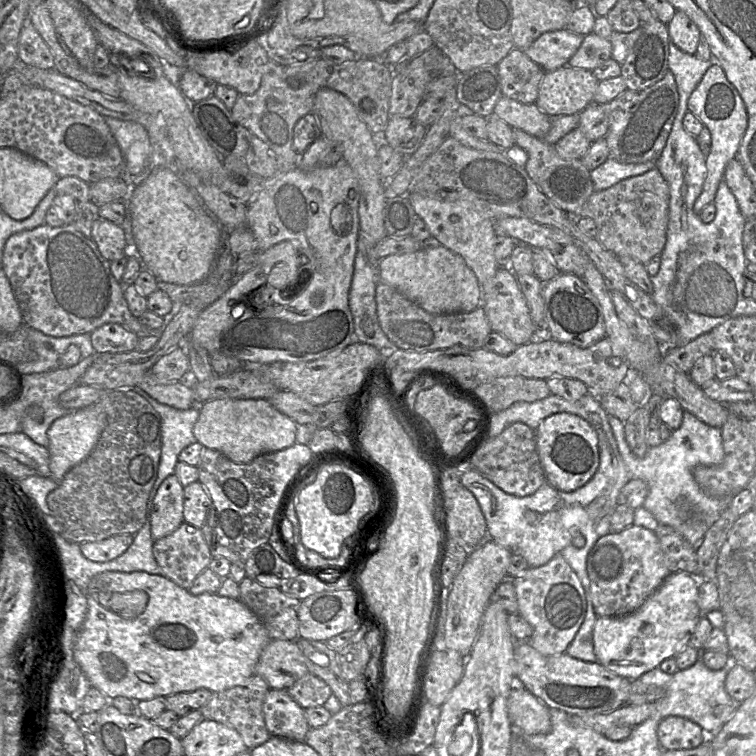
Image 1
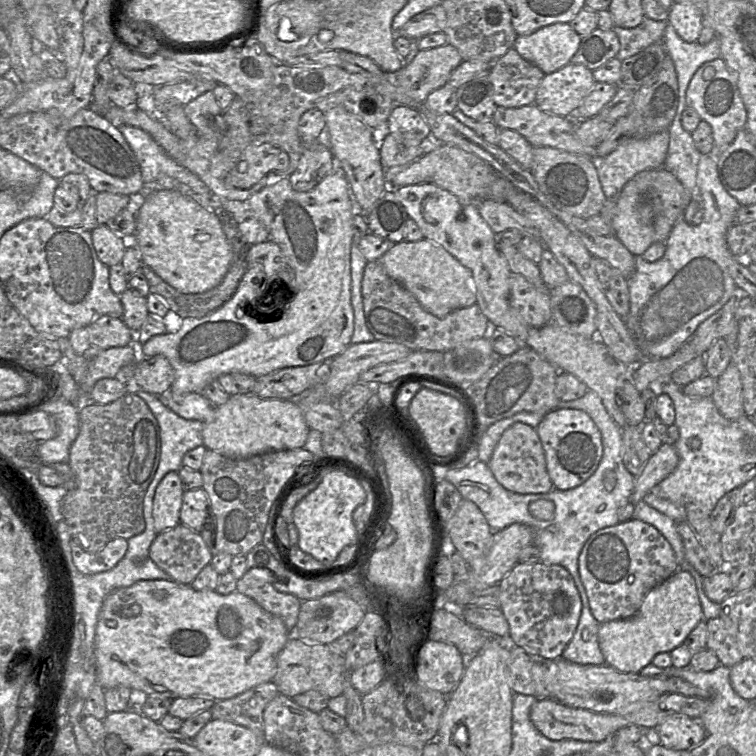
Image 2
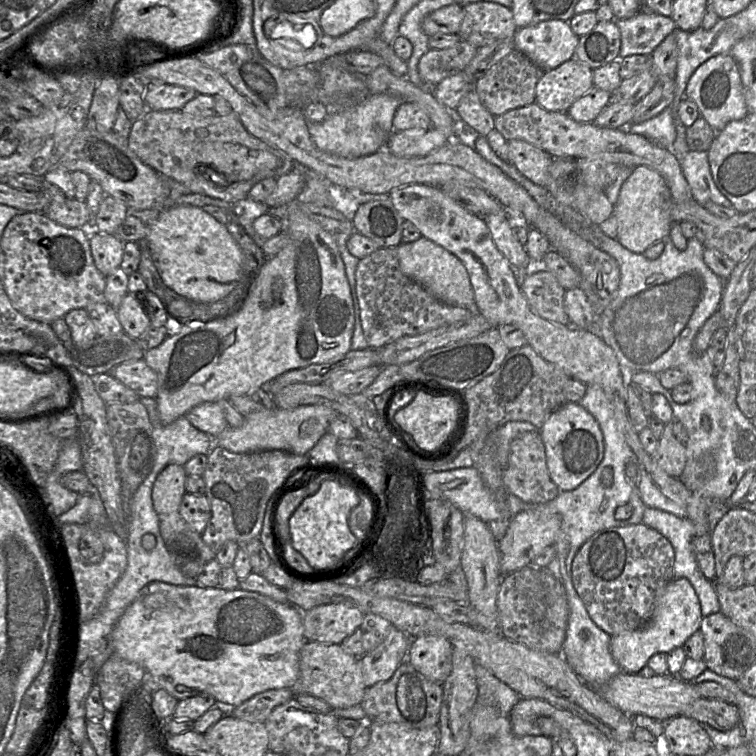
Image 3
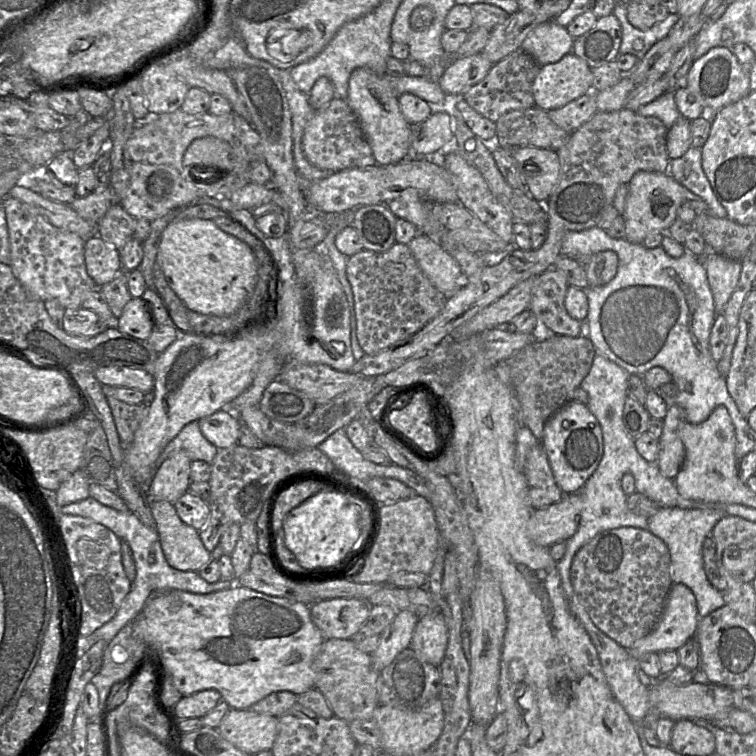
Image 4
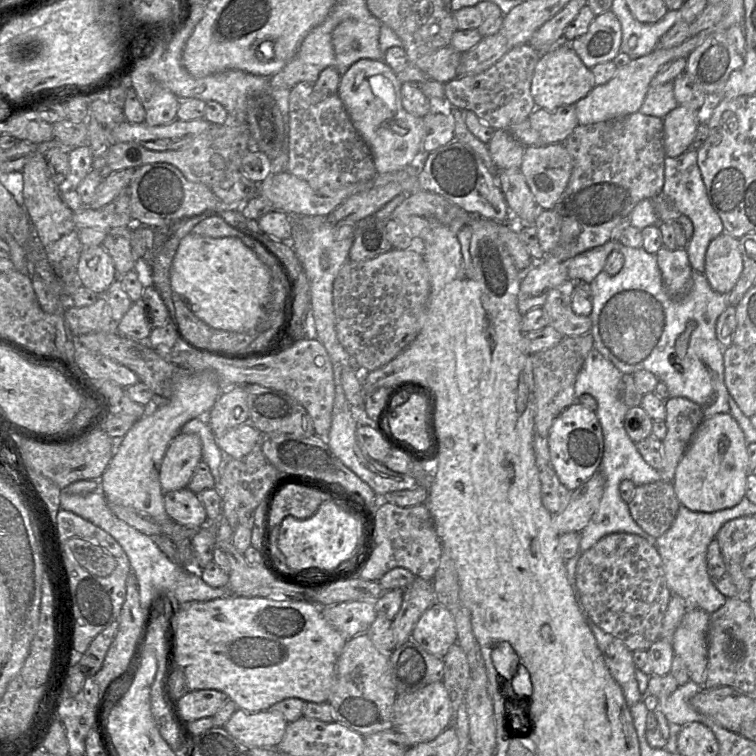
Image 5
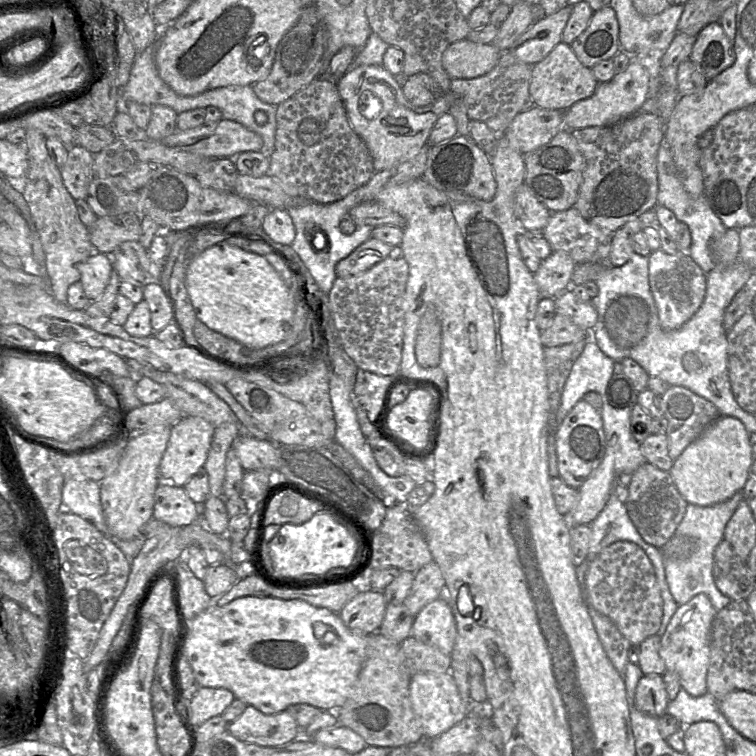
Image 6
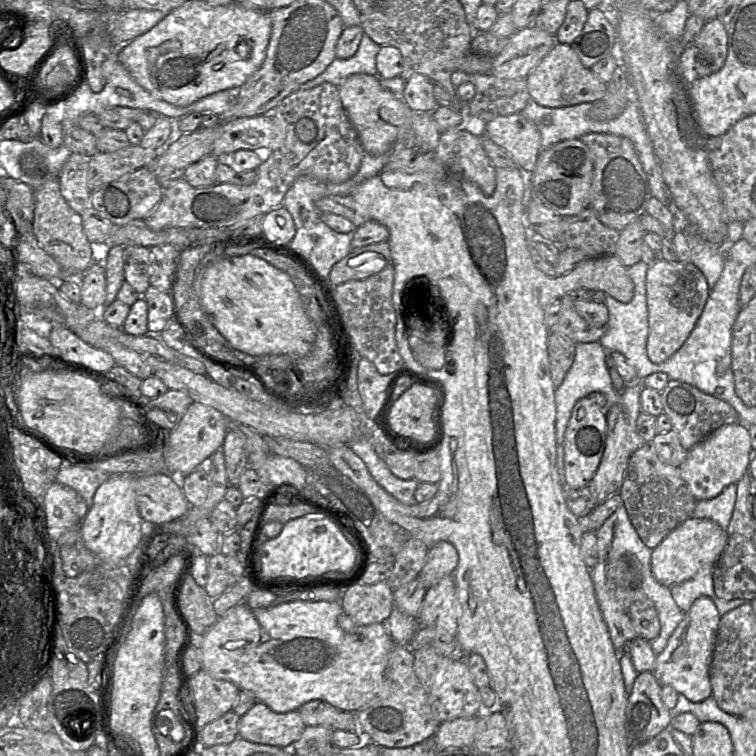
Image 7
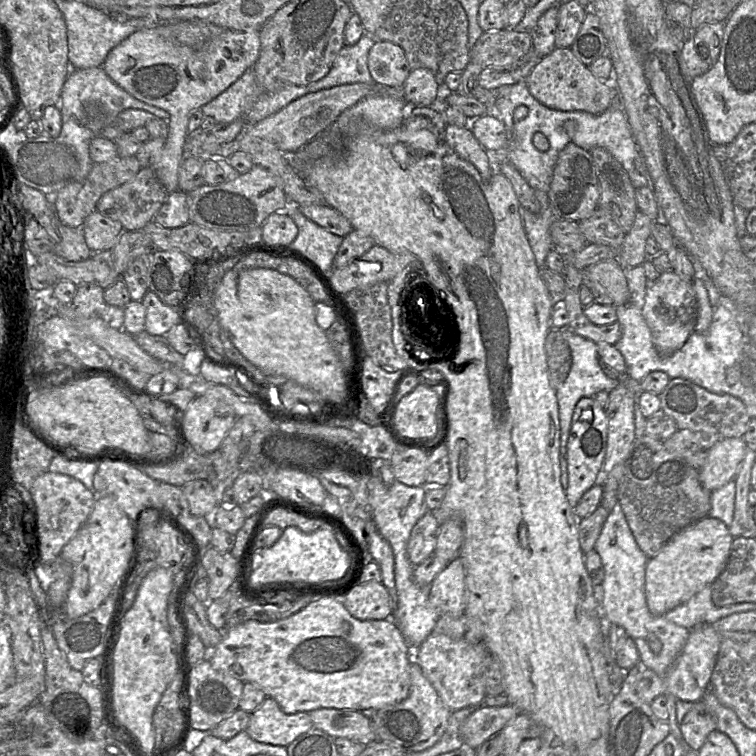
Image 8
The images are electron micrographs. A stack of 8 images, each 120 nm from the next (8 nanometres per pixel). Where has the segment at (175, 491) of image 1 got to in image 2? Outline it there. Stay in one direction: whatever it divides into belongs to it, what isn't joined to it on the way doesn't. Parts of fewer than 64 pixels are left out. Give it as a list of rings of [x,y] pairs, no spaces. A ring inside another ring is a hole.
[[[168,472],[158,484],[153,499],[153,520],[157,533],[180,523],[184,487],[178,472]]]

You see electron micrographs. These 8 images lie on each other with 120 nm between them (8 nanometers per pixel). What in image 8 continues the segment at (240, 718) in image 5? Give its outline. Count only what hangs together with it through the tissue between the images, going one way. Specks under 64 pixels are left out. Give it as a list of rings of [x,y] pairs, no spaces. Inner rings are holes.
[[[271,697],[251,713],[245,731],[260,743],[287,747],[314,727],[307,712],[286,714]]]

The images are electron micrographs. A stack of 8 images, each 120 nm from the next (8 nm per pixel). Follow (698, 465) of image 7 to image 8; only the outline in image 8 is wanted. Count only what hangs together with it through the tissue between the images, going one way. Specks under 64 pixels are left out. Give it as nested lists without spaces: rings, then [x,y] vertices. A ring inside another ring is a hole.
[[[742,437],[725,438],[707,450],[705,464],[699,469],[699,480],[704,488],[713,492],[735,480],[747,445]]]

